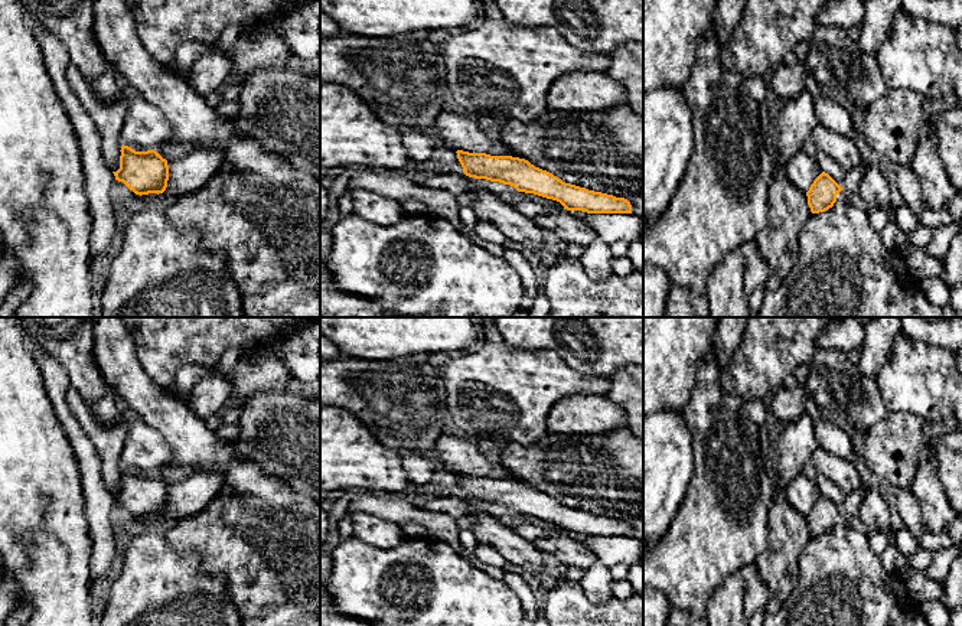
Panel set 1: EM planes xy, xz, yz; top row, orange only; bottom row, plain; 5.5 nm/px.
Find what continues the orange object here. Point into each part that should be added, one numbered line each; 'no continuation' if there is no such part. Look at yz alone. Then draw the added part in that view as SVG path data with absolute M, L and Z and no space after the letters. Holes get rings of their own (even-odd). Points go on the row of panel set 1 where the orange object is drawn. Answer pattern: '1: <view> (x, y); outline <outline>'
no continuation

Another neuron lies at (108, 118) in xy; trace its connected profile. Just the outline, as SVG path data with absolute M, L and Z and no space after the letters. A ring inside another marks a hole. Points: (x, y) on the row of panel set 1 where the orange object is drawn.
M72 62L66 68L66 78L81 105L100 131L101 151L105 164L112 172L117 172L120 169L120 138L127 114L127 104L115 102L112 105L105 105L97 101L92 91L89 89L88 81Z

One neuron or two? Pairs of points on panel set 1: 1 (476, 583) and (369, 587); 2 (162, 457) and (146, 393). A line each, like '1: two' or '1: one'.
1: one
2: two

